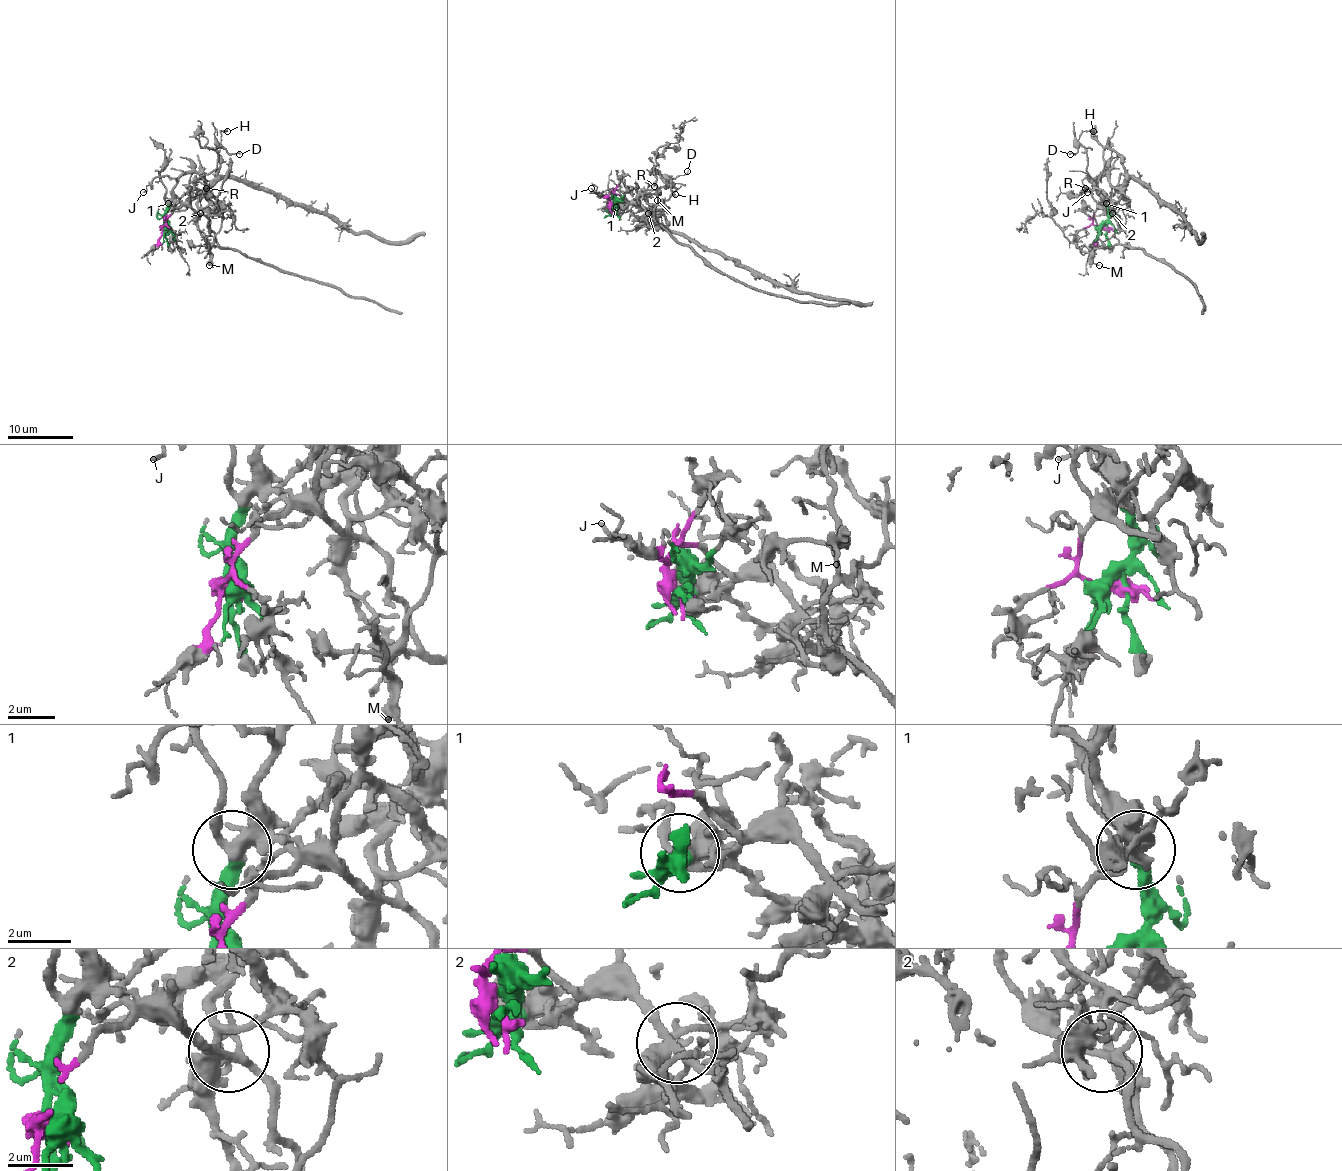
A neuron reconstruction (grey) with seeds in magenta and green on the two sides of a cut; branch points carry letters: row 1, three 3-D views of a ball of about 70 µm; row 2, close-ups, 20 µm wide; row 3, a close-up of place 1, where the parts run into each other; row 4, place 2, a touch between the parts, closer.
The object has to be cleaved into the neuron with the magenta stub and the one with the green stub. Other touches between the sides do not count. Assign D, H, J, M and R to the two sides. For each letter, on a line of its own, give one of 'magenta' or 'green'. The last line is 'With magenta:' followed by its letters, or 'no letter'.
D: magenta
H: magenta
J: green
M: magenta
R: magenta
With magenta: D, H, M, R

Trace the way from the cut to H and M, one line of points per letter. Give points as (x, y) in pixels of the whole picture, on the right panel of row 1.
H: (1104, 227), (1092, 222), (1101, 204), (1092, 196), (1086, 149), (1078, 140), (1084, 131), (1092, 131)
M: (1104, 227), (1092, 222), (1102, 206), (1117, 217), (1119, 240), (1110, 247), (1092, 250), (1092, 262), (1099, 265)

